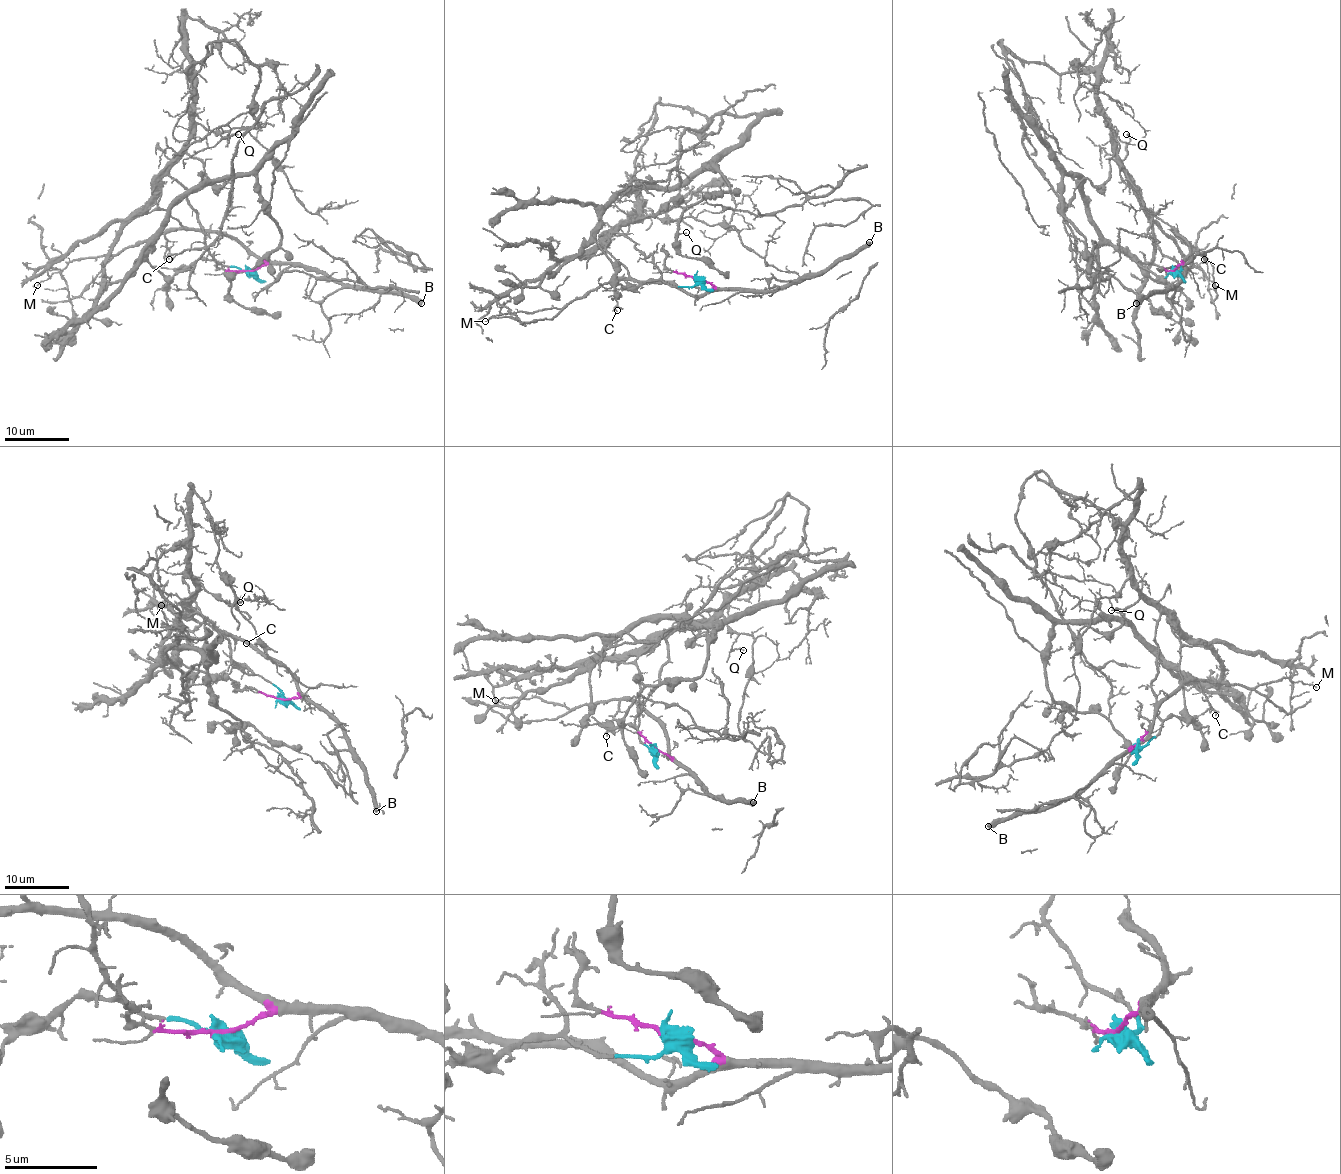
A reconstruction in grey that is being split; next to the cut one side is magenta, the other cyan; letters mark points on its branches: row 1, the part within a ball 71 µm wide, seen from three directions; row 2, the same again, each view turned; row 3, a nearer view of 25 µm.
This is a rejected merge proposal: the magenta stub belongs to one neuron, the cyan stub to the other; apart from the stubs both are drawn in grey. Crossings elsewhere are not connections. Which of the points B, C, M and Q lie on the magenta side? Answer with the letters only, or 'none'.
B, C, M

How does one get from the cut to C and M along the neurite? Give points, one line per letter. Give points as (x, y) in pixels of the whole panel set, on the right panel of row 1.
C: (1173, 272), (1189, 255), (1189, 245), (1174, 229), (1176, 235), (1205, 259)
M: (1173, 272), (1189, 255), (1189, 245), (1174, 229), (1206, 259), (1208, 277), (1214, 285)

